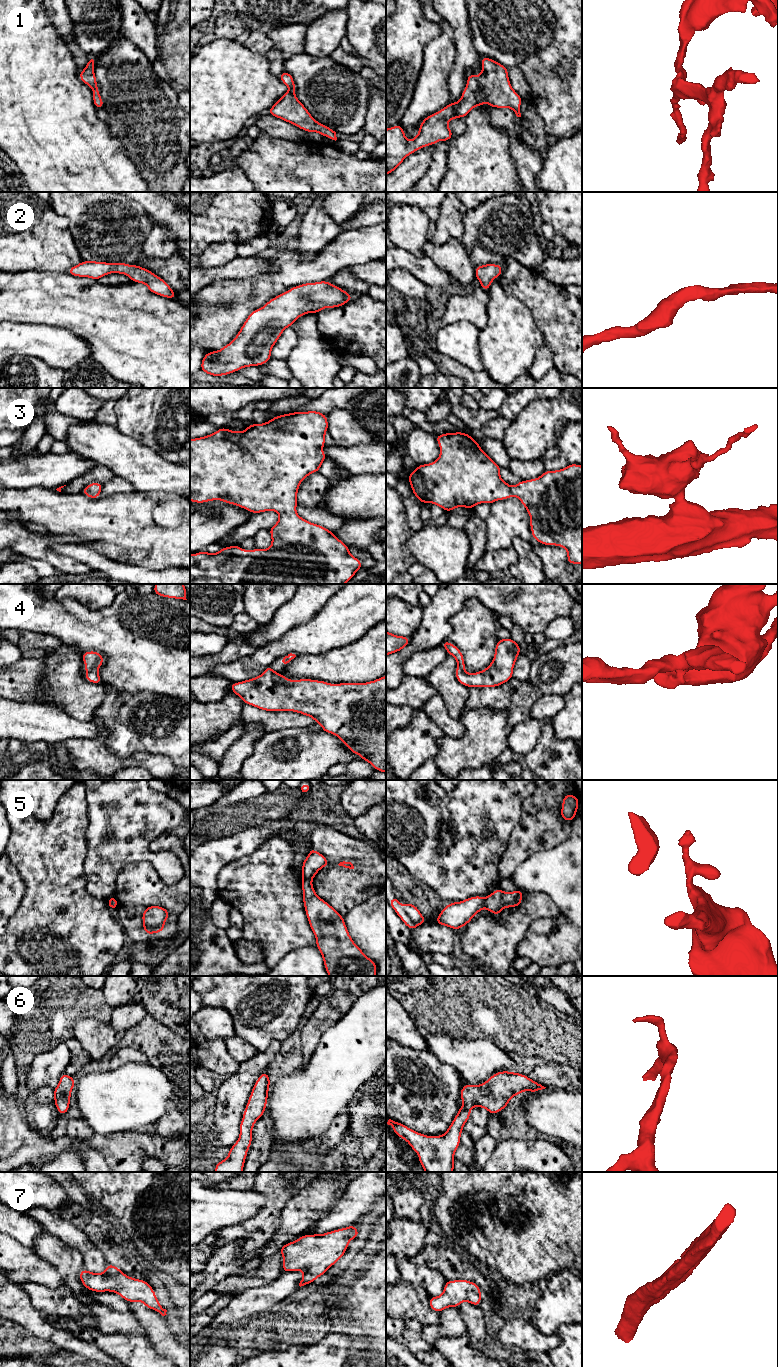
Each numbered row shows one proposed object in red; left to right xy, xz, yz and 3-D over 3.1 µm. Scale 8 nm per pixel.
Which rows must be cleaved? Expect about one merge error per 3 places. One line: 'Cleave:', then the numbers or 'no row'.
Cleave: 5

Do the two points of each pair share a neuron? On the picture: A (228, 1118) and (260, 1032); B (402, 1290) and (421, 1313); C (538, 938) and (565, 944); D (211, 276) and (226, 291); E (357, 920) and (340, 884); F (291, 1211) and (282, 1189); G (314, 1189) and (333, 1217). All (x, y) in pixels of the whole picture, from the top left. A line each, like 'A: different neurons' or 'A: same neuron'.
A: different neurons
B: same neuron
C: same neuron
D: different neurons
E: different neurons
F: different neurons
G: different neurons

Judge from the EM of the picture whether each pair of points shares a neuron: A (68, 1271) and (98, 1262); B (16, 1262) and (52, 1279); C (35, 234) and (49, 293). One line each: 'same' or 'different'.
A: different
B: same
C: different

